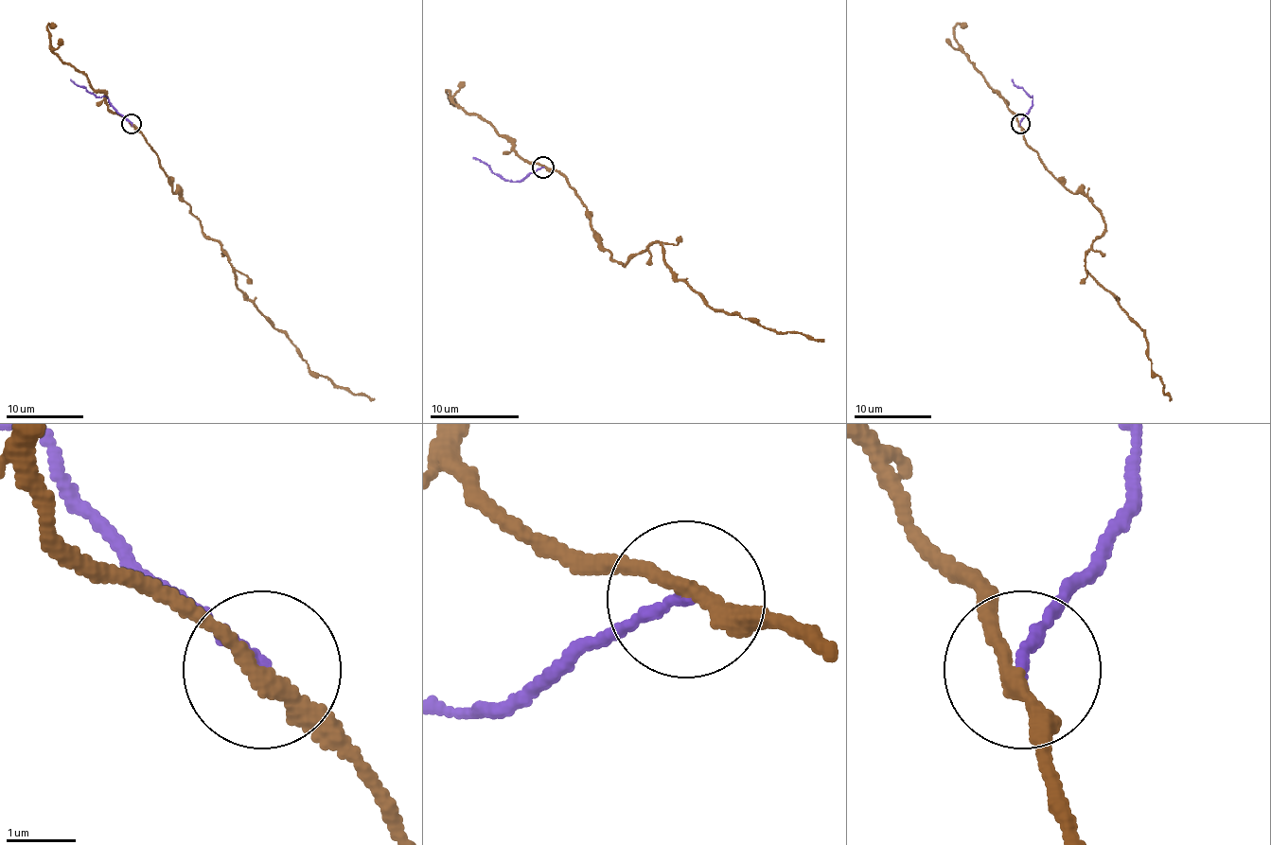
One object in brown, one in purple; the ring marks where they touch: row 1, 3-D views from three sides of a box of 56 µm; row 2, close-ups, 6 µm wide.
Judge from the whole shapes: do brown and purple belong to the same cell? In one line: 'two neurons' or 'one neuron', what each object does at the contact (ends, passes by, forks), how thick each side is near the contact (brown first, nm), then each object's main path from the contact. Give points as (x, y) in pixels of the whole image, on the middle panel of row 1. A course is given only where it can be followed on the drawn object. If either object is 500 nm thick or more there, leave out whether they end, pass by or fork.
two neurons; brown passes by; purple ends there; 200 nm thick on the brown side, 160 nm on the other; brown runs (542, 167), (556, 170), (573, 187), (595, 238), (623, 265), (660, 243), (664, 265), (711, 308), (824, 341); purple runs (542, 167), (520, 181), (511, 181), (501, 179), (473, 156)

